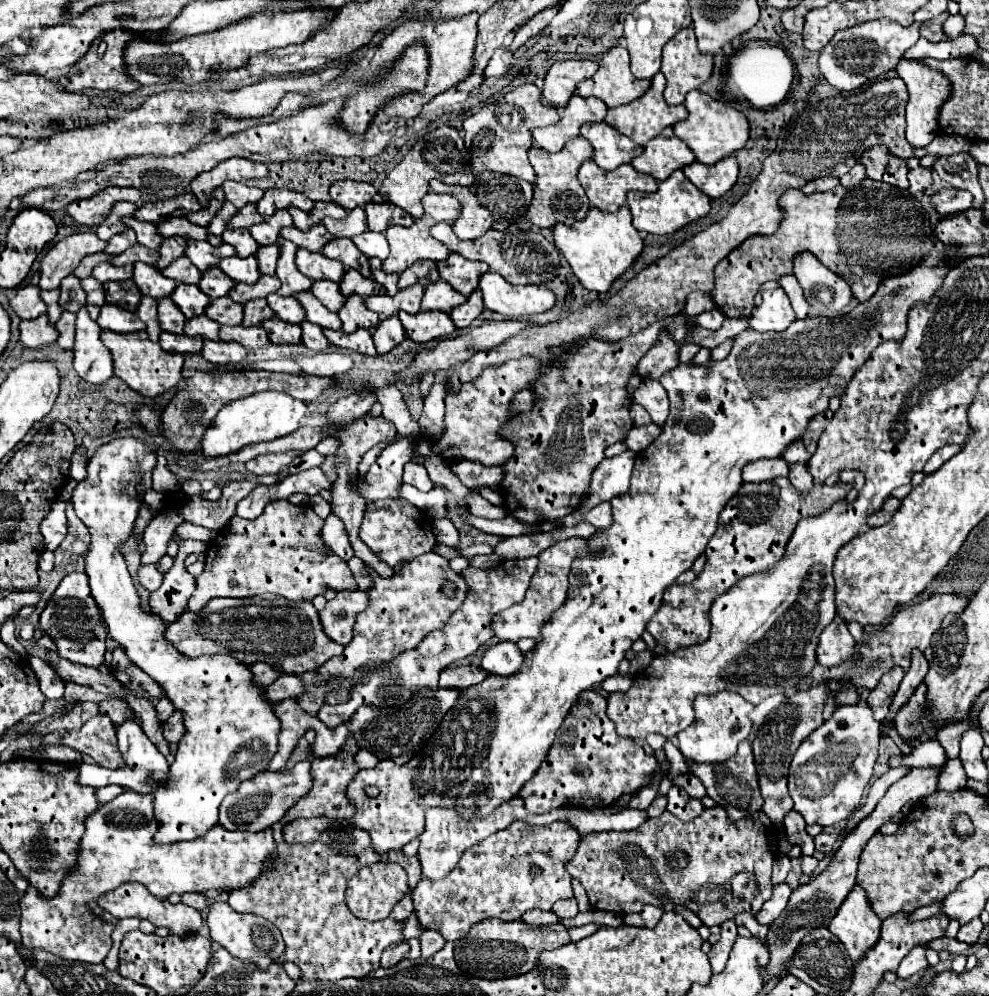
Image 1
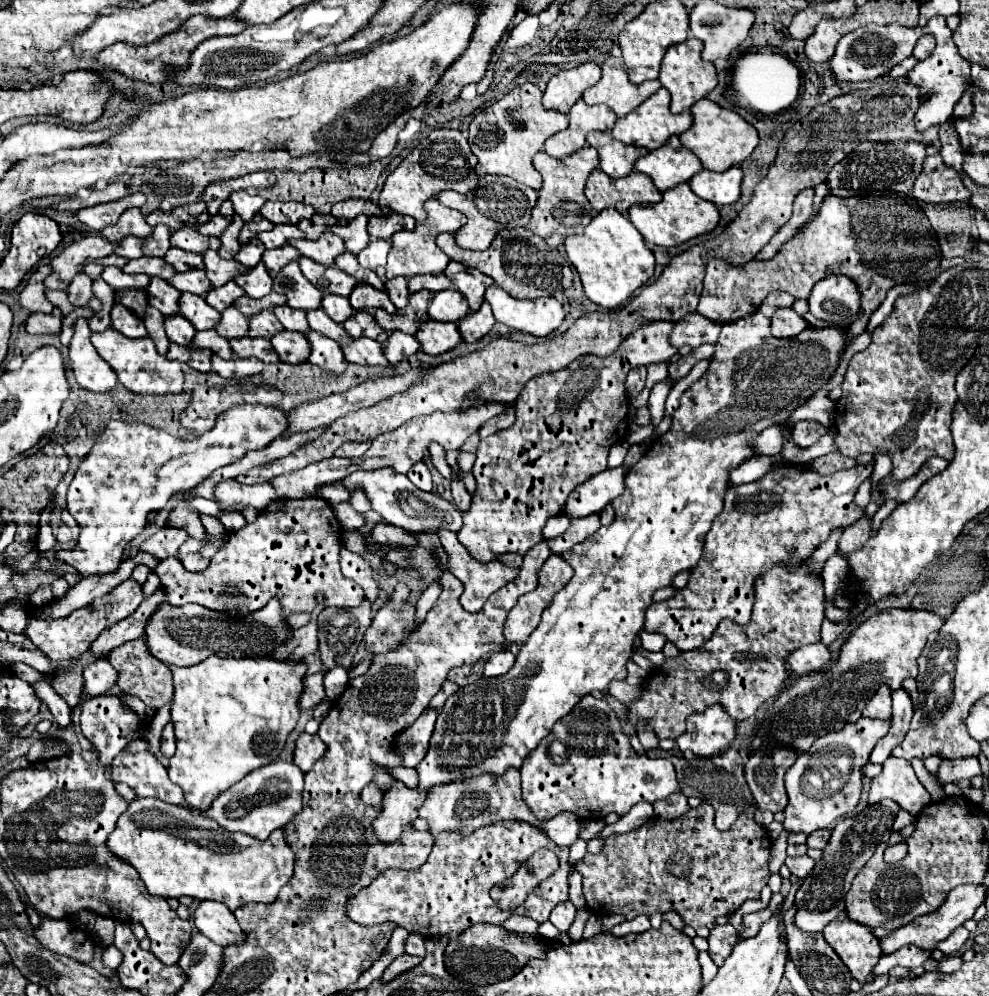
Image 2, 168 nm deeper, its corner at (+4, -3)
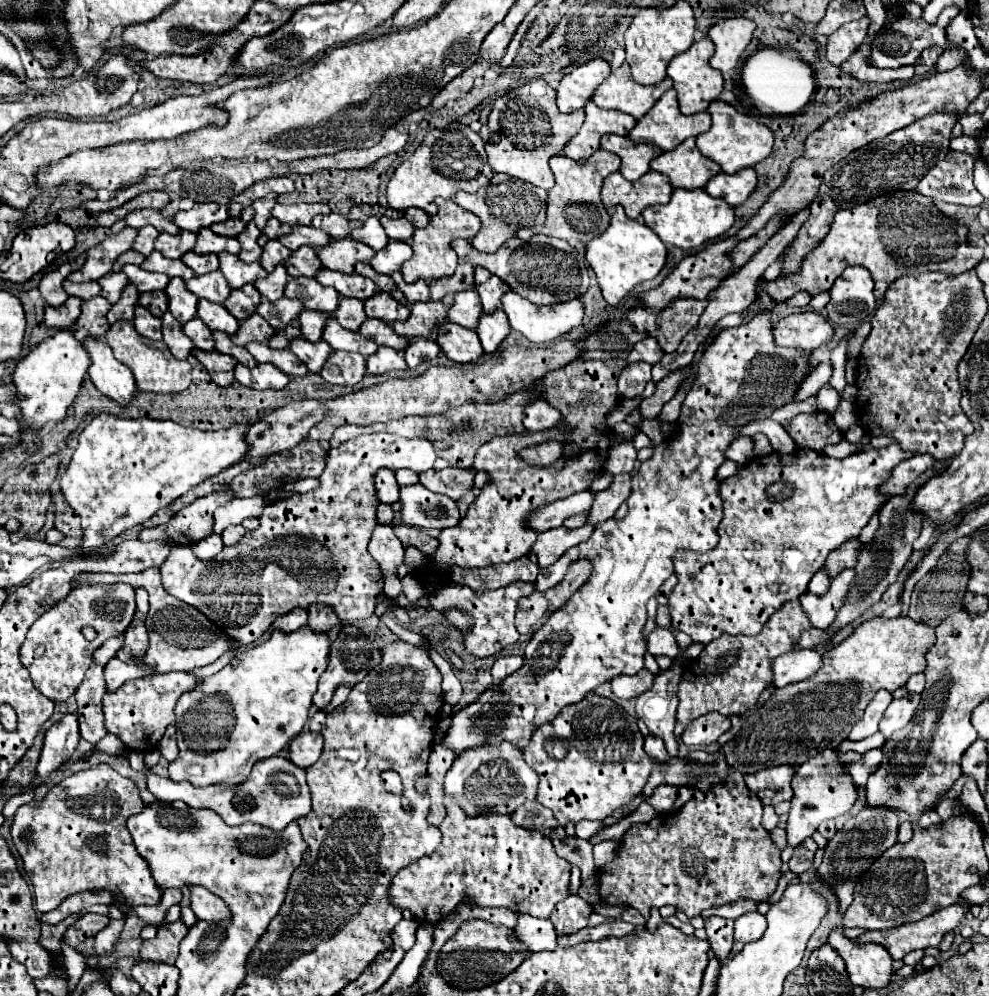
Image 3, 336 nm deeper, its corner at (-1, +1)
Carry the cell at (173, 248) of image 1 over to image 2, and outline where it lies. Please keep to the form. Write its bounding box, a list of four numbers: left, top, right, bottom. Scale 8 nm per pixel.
[164,247,204,271]

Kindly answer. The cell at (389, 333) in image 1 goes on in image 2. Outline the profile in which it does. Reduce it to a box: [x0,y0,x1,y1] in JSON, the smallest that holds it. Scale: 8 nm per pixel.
[384,331,420,365]

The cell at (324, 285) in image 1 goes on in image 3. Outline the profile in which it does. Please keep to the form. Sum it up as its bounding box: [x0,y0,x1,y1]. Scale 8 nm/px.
[333,297,365,331]

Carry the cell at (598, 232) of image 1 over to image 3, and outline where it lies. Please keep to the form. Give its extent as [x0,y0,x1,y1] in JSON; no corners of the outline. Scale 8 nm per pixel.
[585,207,667,305]

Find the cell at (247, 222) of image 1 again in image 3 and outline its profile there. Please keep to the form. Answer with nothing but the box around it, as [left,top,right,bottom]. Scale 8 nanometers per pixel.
[259,217,291,247]

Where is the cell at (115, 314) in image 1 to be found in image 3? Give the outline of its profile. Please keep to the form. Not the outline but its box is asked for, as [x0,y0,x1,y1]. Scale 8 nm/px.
[133,305,161,341]

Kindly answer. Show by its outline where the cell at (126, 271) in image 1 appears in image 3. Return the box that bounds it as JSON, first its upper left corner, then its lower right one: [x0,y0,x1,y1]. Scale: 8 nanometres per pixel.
[123,265,169,291]

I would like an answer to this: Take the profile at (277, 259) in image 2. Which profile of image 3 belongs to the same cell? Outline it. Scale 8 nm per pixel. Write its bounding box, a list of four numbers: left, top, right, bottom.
[285,247,321,277]

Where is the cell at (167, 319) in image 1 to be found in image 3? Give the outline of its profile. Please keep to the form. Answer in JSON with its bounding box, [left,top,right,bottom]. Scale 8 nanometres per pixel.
[183,317,215,351]

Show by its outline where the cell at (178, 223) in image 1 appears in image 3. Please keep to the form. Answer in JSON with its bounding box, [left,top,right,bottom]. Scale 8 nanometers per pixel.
[195,229,239,253]

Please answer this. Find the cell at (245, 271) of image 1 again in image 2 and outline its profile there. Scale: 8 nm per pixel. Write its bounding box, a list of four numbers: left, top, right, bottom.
[234,263,272,299]

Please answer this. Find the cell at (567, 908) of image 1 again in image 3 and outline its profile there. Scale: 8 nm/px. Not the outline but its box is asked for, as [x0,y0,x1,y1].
[551,895,591,935]

